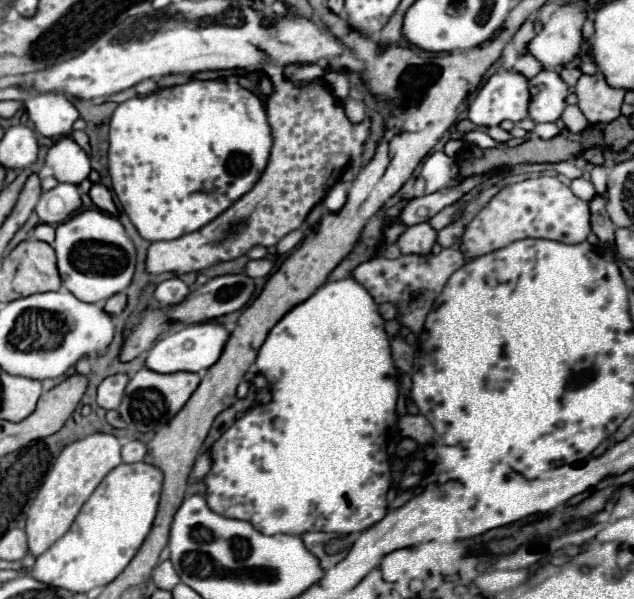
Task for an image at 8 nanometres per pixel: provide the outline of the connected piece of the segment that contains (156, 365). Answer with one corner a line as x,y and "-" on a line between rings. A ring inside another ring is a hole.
218,323
186,325
180,331
168,333
166,337
154,343
154,347
146,353
146,367
156,373
178,373
178,371
204,373
208,367
212,367
218,361
226,339
228,339
228,331
224,325

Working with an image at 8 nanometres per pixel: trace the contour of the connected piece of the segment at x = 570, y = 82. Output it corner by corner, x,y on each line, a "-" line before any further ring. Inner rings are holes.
565,67
560,72
560,76
562,77
562,79
564,79
565,83
572,88
575,87
581,75
582,75
582,71
580,71
579,67
575,67
575,68

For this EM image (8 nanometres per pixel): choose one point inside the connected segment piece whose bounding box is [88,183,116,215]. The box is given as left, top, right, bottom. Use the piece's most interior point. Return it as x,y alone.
100,196

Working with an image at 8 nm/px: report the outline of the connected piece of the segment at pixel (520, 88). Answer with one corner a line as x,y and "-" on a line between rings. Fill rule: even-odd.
498,67
496,73
492,73
486,83
476,91
470,109
468,109
468,119
476,125
482,127
492,127
492,125
500,125
502,121
512,121
518,123
522,119
528,117
528,101
530,101
530,93
528,93
528,83
530,79
510,67

